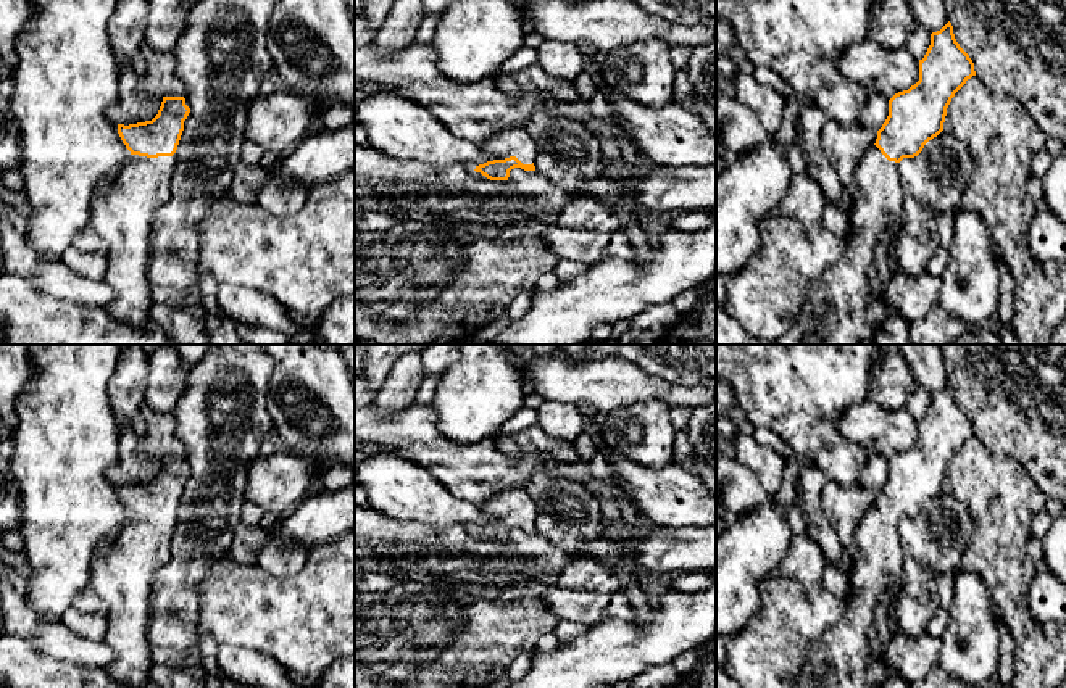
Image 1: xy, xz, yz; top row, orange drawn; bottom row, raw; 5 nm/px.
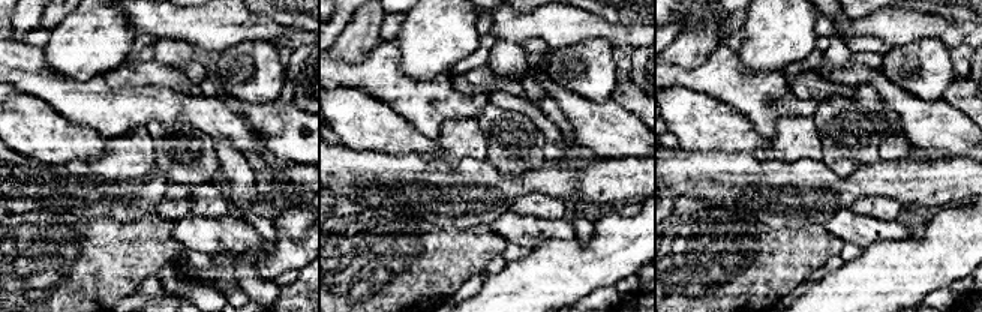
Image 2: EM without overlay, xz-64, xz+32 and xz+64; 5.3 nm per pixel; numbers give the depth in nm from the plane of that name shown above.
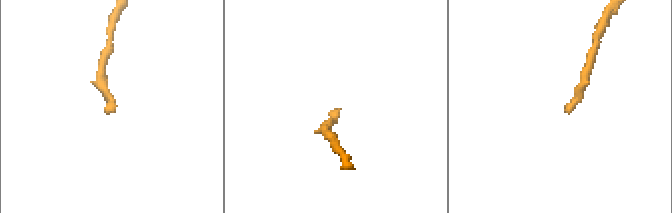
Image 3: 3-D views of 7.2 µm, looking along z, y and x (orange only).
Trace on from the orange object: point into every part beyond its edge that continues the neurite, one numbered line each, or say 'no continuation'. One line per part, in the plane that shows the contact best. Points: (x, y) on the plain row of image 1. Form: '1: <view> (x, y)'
1: xz (516, 503)

